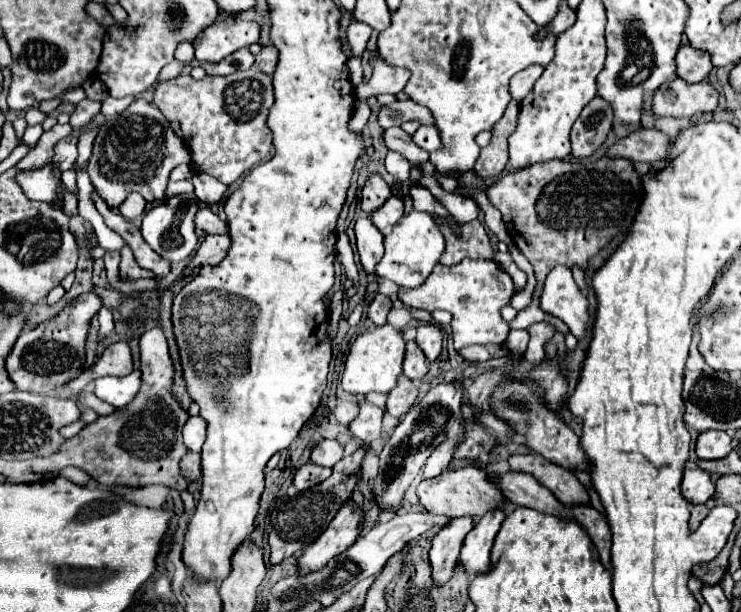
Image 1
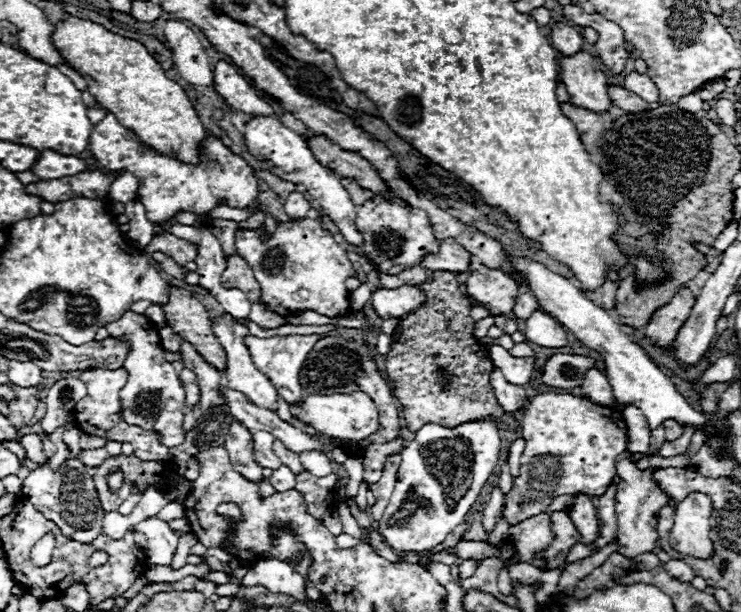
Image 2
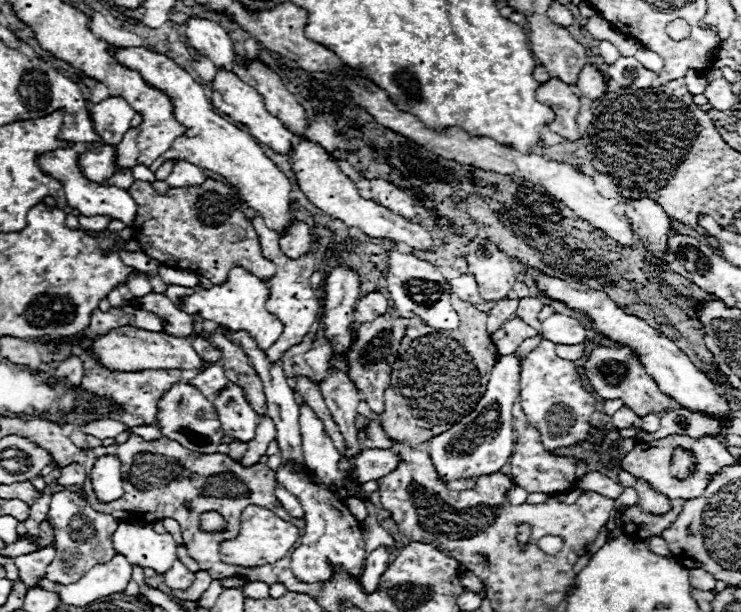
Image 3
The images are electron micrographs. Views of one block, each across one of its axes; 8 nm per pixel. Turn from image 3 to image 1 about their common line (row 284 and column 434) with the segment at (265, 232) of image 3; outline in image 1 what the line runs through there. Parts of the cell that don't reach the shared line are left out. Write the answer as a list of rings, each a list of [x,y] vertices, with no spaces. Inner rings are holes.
[[[466,258],[454,266],[438,264],[428,280],[418,288],[400,288],[398,298],[412,308],[420,310],[448,310],[452,314],[454,348],[460,350],[470,344],[504,344],[510,332],[508,322],[502,320],[500,308],[510,304],[516,288],[510,278],[494,260],[470,260]],[[428,288],[428,290],[426,290]]]

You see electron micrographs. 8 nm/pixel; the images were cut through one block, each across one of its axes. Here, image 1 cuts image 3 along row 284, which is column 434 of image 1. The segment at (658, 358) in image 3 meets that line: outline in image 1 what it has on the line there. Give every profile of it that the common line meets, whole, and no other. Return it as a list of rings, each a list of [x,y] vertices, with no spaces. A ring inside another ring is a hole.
[[[456,518],[446,528],[442,528],[430,548],[430,566],[432,566],[432,582],[434,586],[442,586],[452,578],[454,568],[458,564],[460,548],[466,538],[466,534],[472,530],[472,518]]]

